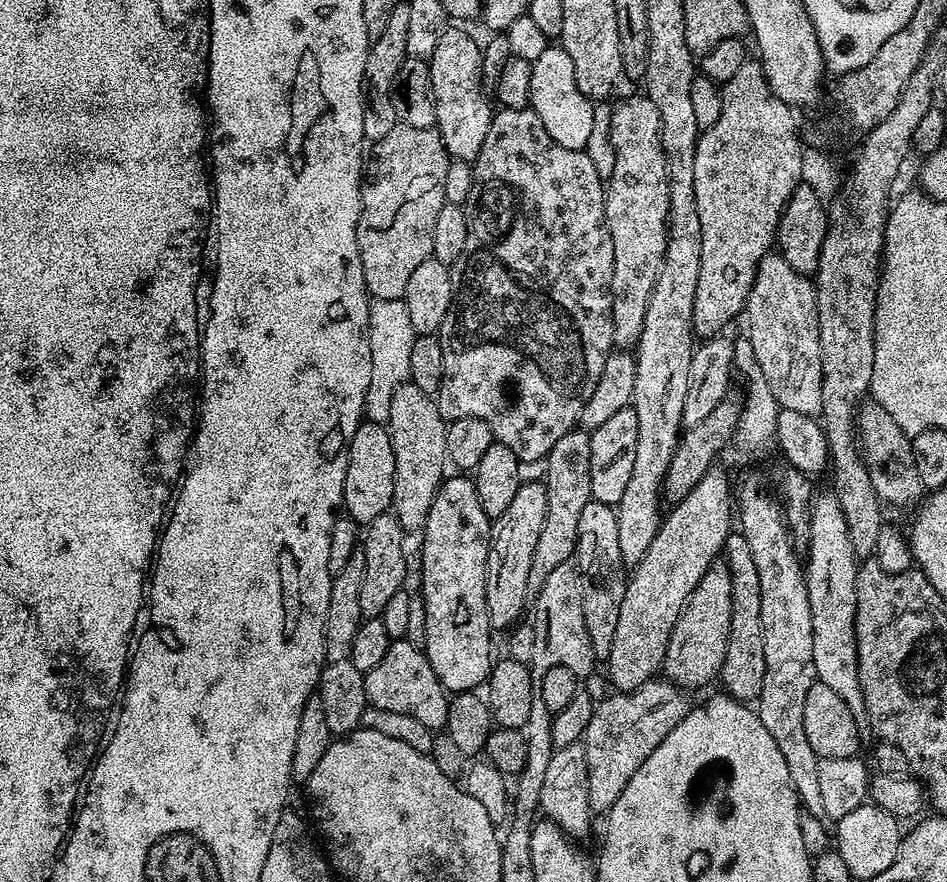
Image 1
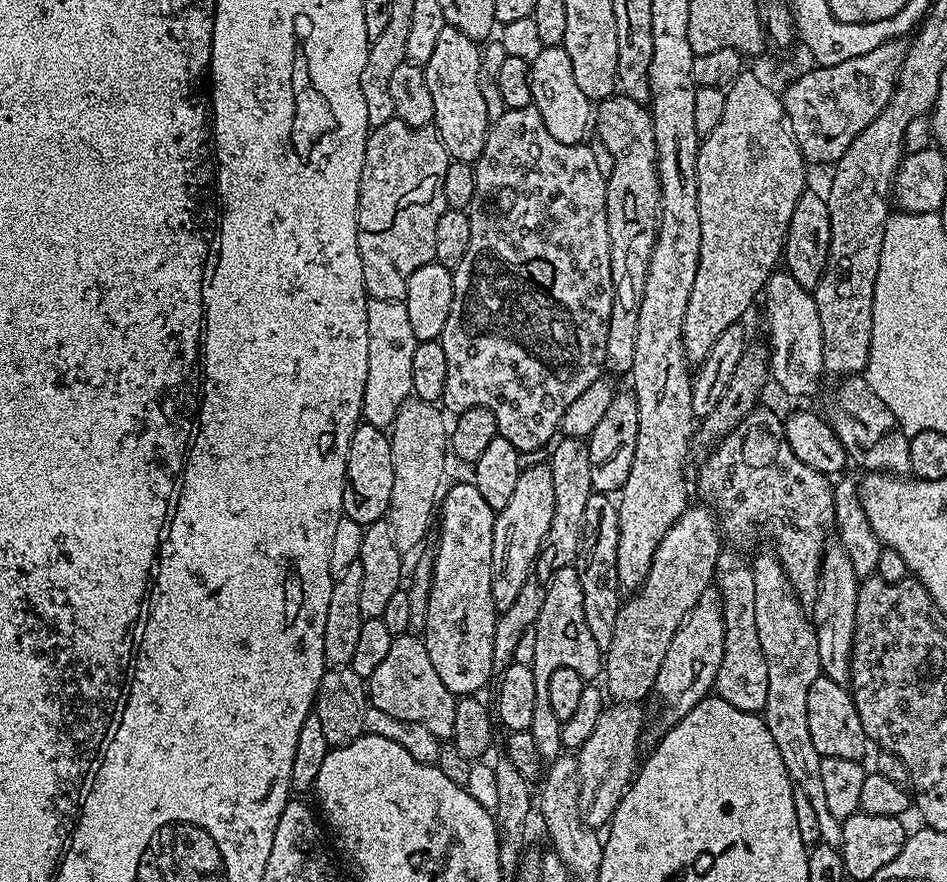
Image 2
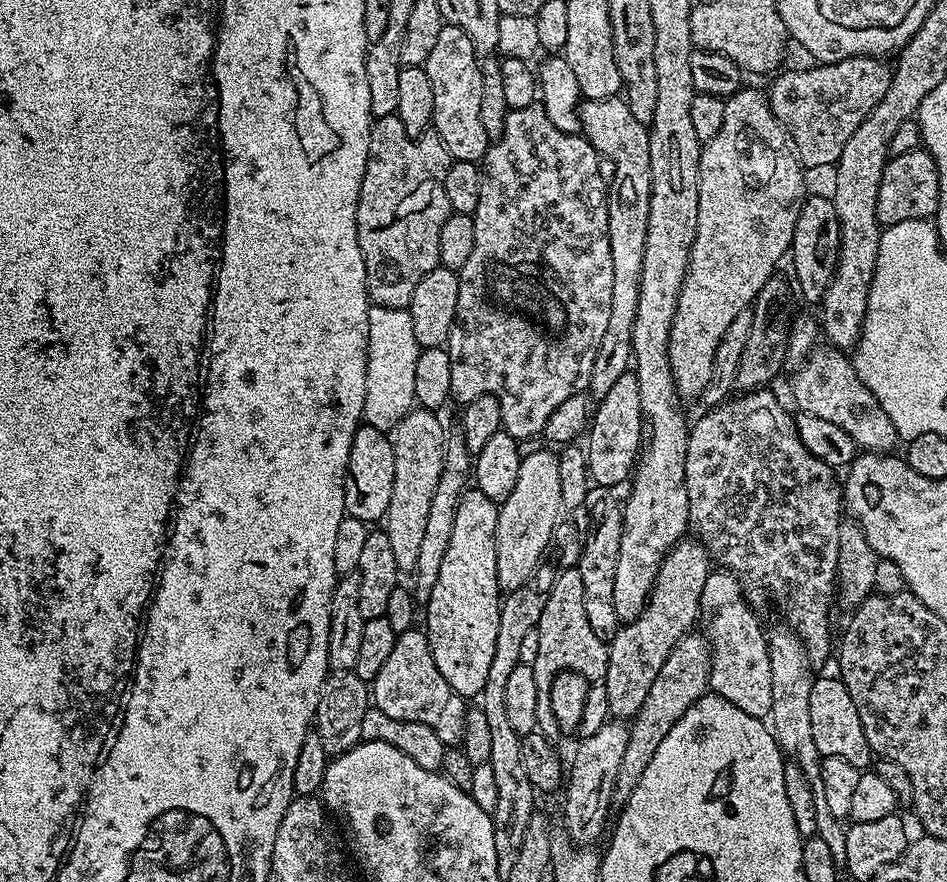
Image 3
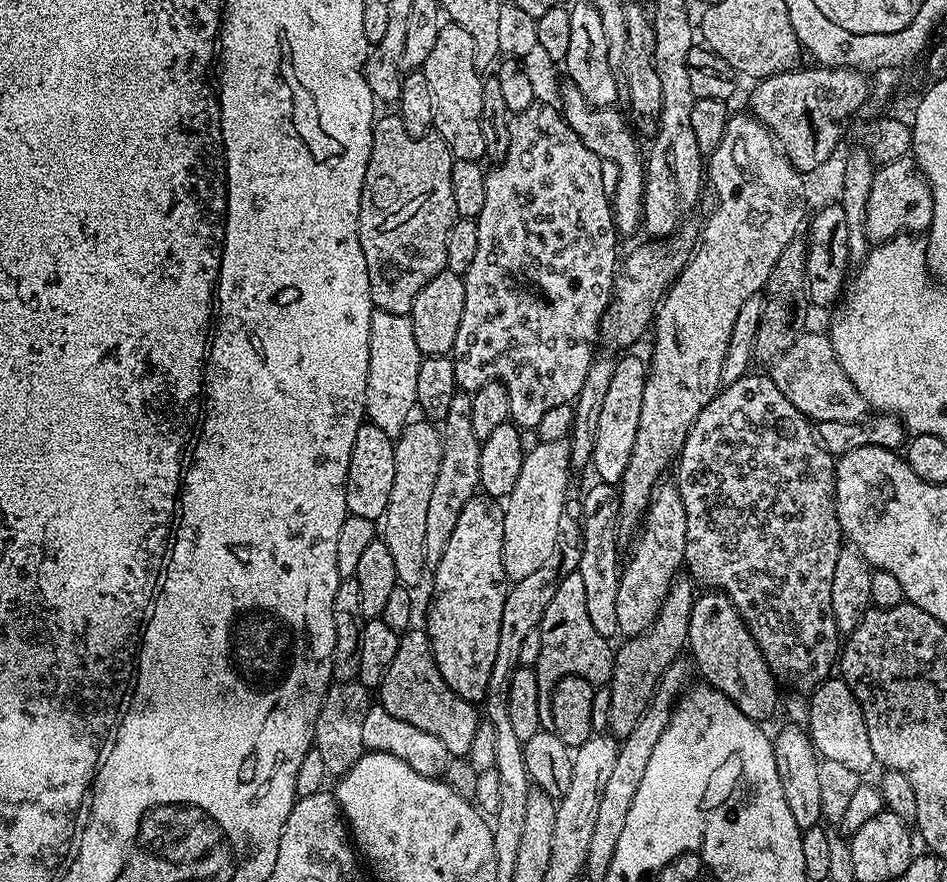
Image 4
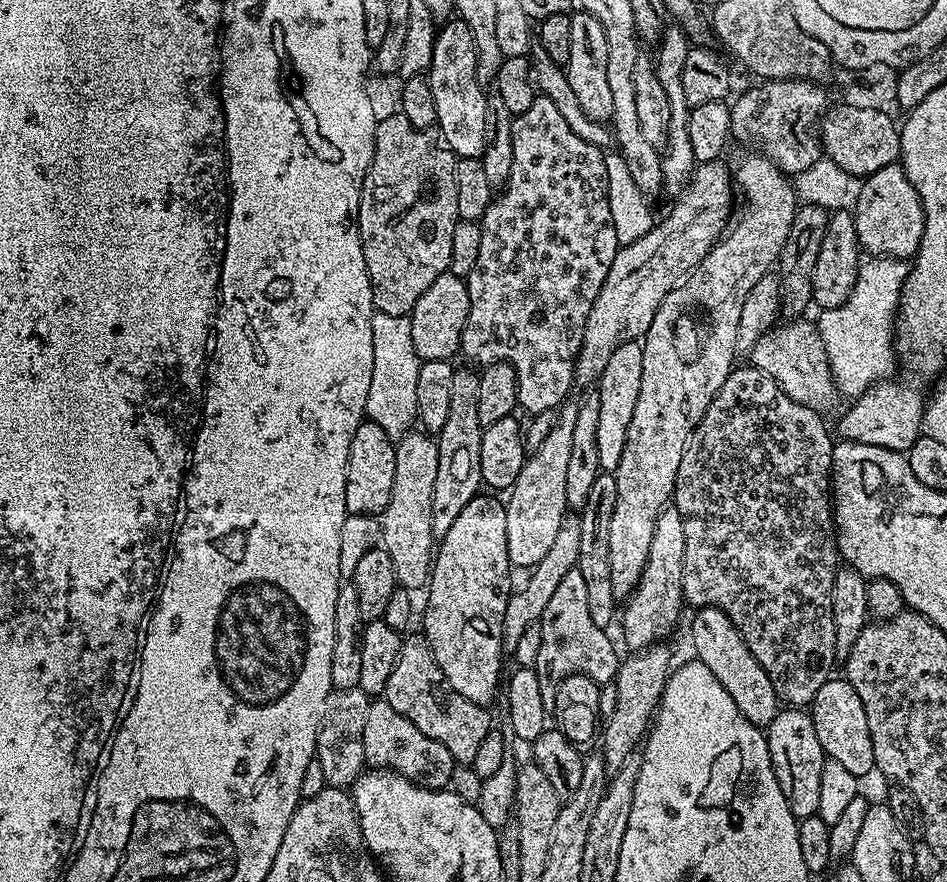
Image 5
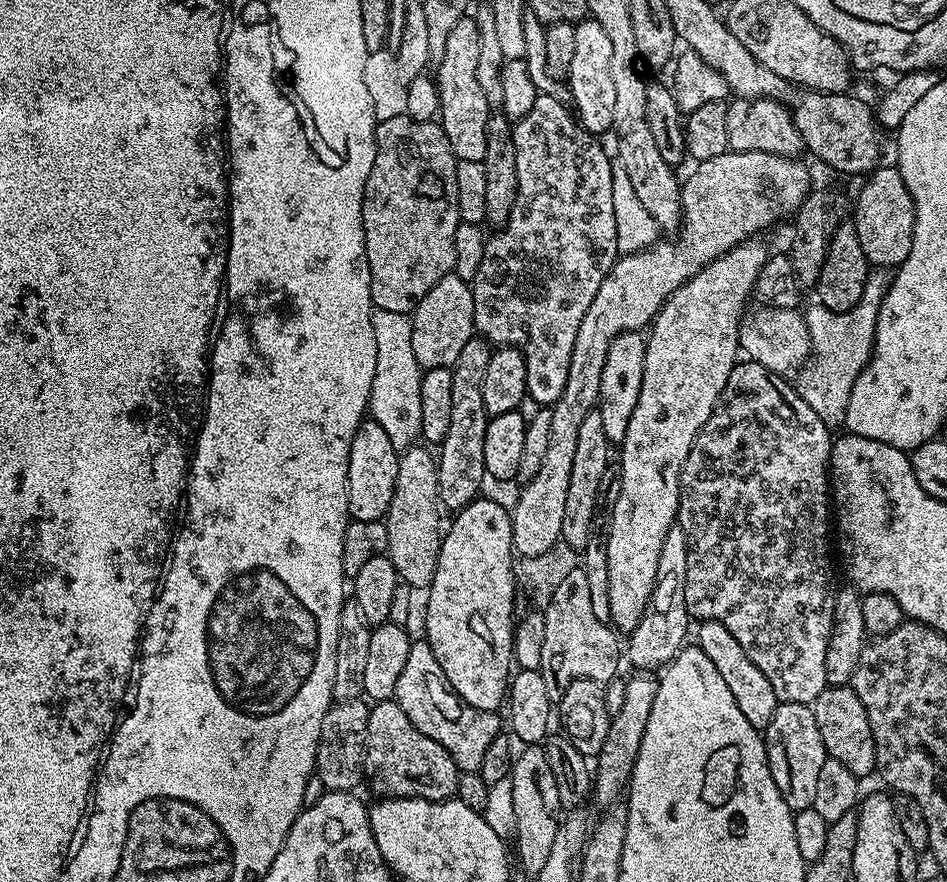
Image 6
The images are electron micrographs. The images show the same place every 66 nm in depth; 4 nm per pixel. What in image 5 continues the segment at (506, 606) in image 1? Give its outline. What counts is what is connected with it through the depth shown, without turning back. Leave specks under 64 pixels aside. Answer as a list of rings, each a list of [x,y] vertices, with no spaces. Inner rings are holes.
[[[569,398],[560,405],[556,412],[556,421],[554,426],[550,430],[550,434],[546,434],[546,438],[542,438],[542,442],[536,449],[525,459],[522,466],[522,474],[518,474],[518,478],[514,482],[514,486],[507,493],[506,496],[506,550],[508,551],[508,563],[513,569],[524,568],[523,570],[531,570],[535,568],[538,562],[542,562],[542,558],[546,558],[547,552],[550,551],[550,546],[554,546],[554,542],[558,538],[558,534],[565,527],[564,524],[564,512],[569,511],[568,495],[566,494],[566,469],[568,463],[570,463],[570,449],[572,449],[574,443],[574,422],[578,419],[579,403],[575,399]]]

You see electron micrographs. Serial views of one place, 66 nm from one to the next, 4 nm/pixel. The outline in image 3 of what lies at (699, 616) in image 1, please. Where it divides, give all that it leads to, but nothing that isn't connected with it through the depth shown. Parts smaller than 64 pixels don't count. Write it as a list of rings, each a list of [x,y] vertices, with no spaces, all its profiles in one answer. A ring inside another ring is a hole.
[[[686,634],[676,643],[674,650],[670,650],[670,658],[662,662],[662,670],[658,670],[658,678],[654,678],[654,686],[650,686],[650,694],[646,694],[646,702],[642,702],[642,710],[638,710],[638,714],[632,717],[628,724],[626,755],[622,758],[622,766],[618,766],[618,778],[614,782],[612,791],[613,805],[622,806],[626,803],[634,786],[638,786],[642,774],[646,774],[646,766],[650,766],[650,758],[654,758],[662,738],[666,738],[666,734],[674,730],[674,722],[678,722],[678,718],[682,718],[682,714],[686,714],[686,710],[690,710],[690,706],[694,706],[694,702],[698,702],[698,698],[702,698],[709,691],[711,665],[712,649],[709,648],[707,639],[703,635]]]

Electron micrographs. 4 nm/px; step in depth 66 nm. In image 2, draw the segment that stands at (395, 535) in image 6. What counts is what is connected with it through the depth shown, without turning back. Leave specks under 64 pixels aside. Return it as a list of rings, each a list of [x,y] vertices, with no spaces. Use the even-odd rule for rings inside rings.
[[[410,398],[398,410],[390,429],[394,491],[390,494],[386,519],[390,530],[394,530],[394,542],[404,554],[418,547],[428,527],[434,524],[438,497],[442,492],[440,483],[444,480],[444,459],[450,456],[450,428],[446,420],[444,424],[443,415],[445,413],[435,403]]]

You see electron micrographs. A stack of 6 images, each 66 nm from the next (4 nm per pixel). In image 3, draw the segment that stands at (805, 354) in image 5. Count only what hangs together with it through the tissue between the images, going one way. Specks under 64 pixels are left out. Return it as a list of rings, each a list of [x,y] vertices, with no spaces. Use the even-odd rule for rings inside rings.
[[[831,346],[813,347],[808,359],[795,369],[796,377],[792,380],[792,400],[801,409],[803,415],[822,418],[826,422],[834,422],[855,442],[857,449],[871,450],[888,454],[898,444],[896,427],[890,418],[886,418],[886,410],[878,406],[878,398],[870,394],[870,390],[858,378],[856,367],[841,349]]]

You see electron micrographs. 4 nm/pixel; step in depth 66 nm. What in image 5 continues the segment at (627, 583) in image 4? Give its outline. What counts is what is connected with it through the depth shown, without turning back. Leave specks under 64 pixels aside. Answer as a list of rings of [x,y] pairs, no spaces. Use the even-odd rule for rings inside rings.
[[[669,506],[658,514],[658,522],[654,522],[654,538],[650,540],[650,554],[646,566],[640,575],[638,586],[630,593],[622,604],[622,620],[624,616],[624,644],[628,650],[649,648],[651,644],[667,641],[668,635],[676,628],[680,620],[680,607],[685,607],[684,598],[684,555],[686,554],[686,529],[682,527],[682,514],[678,514],[675,506]]]

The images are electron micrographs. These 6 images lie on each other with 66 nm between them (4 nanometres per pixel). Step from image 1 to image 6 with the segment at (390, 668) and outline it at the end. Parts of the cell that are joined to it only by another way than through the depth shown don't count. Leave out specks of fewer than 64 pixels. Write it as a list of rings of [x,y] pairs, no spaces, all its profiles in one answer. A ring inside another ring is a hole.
[[[424,638],[413,639],[410,654],[406,654],[406,667],[398,677],[394,699],[398,706],[402,706],[406,718],[410,718],[426,738],[434,738],[434,742],[454,758],[461,772],[479,772],[490,742],[502,732],[502,720],[496,712],[470,706],[451,688],[442,674],[442,666],[438,666],[438,658],[434,658],[434,650],[430,650]]]

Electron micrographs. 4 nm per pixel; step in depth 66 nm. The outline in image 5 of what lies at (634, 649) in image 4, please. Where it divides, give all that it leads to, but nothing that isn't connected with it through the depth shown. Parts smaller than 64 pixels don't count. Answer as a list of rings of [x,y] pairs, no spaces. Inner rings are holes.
[[[667,643],[651,644],[649,648],[642,648],[625,655],[616,670],[615,686],[618,702],[614,702],[614,714],[606,717],[602,724],[602,740],[604,749],[602,755],[604,766],[615,770],[622,766],[622,762],[637,751],[641,742],[650,730],[655,717],[664,687],[670,675],[668,663],[672,660],[672,652]]]

